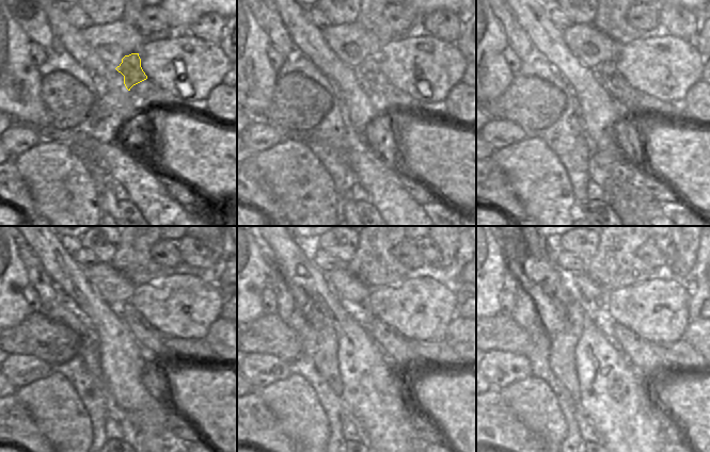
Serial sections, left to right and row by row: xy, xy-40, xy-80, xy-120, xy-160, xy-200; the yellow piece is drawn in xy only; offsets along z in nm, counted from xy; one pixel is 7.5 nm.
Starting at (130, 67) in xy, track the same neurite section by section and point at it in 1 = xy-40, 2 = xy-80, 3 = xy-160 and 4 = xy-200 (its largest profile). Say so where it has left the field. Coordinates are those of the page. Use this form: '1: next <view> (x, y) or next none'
1: next xy-40 (372, 77)
2: next xy-80 (613, 81)
3: next xy-160 (399, 350)
4: next xy-200 (644, 356)

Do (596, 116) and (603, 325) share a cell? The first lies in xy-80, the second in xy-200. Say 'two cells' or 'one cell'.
two cells

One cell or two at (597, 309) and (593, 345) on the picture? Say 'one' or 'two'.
two

